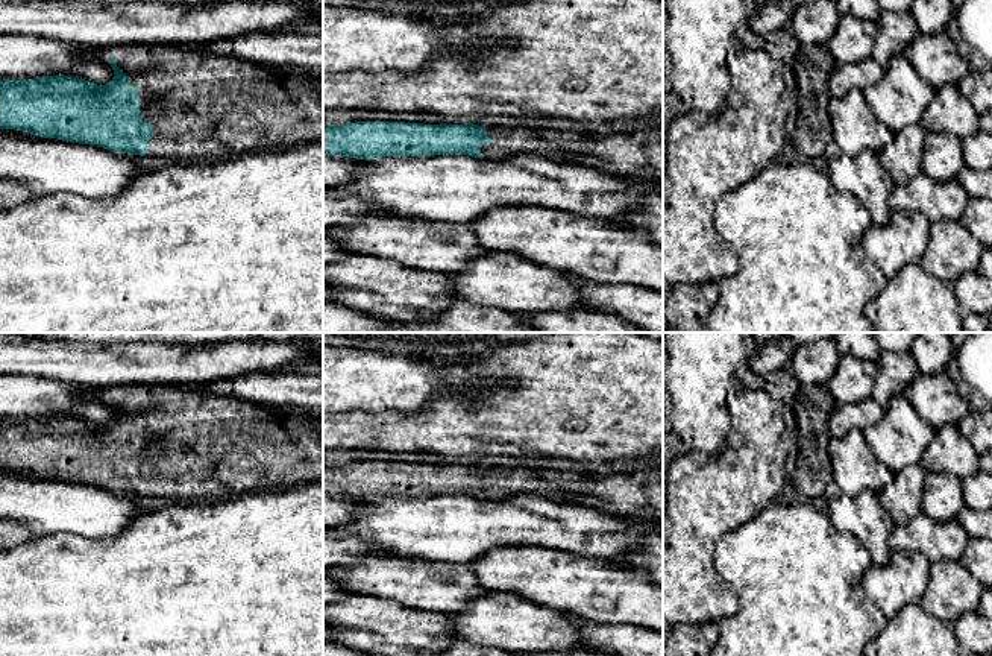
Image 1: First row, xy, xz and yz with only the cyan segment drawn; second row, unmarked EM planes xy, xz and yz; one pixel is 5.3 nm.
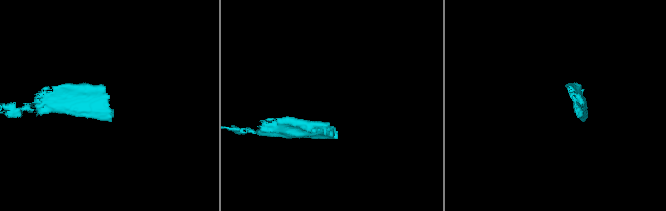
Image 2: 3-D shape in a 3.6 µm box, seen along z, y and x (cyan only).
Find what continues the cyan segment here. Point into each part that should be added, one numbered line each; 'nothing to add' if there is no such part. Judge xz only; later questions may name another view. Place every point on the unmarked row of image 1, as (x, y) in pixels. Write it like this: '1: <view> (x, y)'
1: xz (640, 494)

